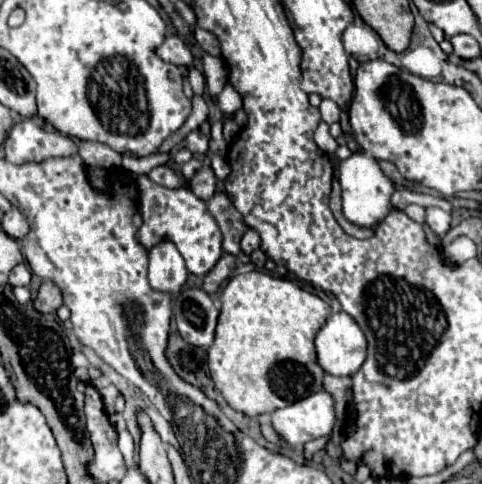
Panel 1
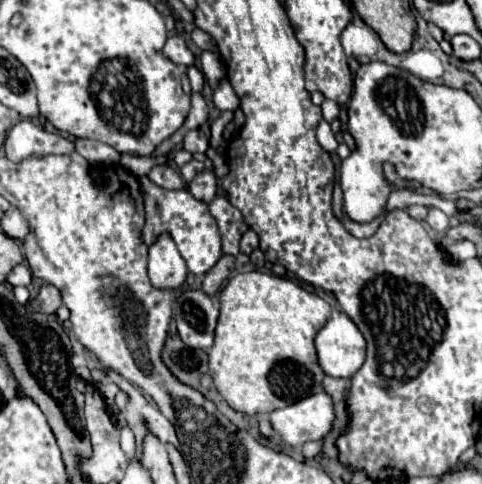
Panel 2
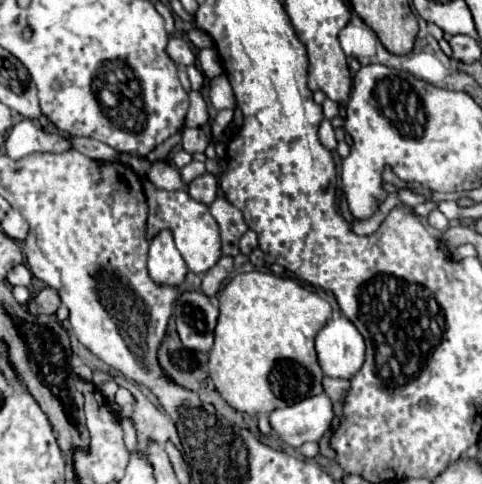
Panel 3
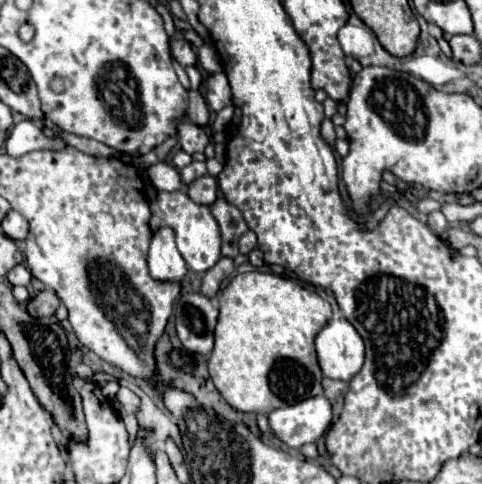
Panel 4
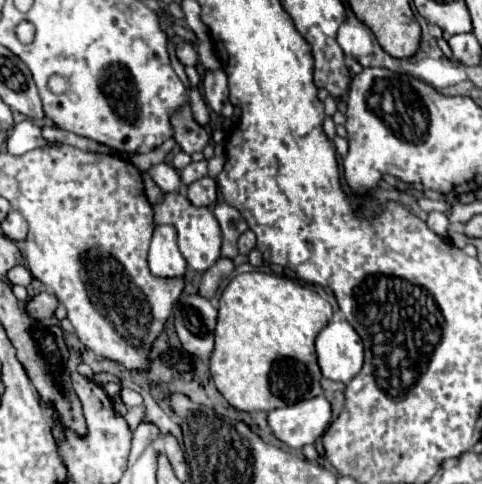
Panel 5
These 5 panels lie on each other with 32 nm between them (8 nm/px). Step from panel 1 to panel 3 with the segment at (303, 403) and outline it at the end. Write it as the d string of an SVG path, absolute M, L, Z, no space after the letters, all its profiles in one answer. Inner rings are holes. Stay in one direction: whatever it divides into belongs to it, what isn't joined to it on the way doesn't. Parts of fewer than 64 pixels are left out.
M318 394L318 396L310 396L310 398L304 398L288 408L280 408L276 412L270 414L270 426L274 428L274 432L278 432L278 436L292 448L298 448L302 446L304 442L318 442L332 426L332 418L334 418L334 412L332 412L332 402L326 394Z

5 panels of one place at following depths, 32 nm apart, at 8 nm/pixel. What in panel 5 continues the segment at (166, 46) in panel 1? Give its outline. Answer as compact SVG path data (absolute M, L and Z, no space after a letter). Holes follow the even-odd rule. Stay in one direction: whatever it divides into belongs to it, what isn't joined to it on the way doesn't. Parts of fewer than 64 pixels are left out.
M176 42L176 56L184 66L196 66L198 62L198 54L194 52L190 42Z

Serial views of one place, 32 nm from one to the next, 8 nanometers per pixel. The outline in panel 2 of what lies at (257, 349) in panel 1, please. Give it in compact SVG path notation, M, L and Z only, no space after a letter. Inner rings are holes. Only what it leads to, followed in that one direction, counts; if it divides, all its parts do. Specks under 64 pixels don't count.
M254 270L230 278L220 294L220 316L216 338L208 350L210 376L222 398L238 412L254 416L290 406L306 396L322 392L324 372L318 366L314 338L330 318L330 304L320 296L306 292L298 282L273 273Z

